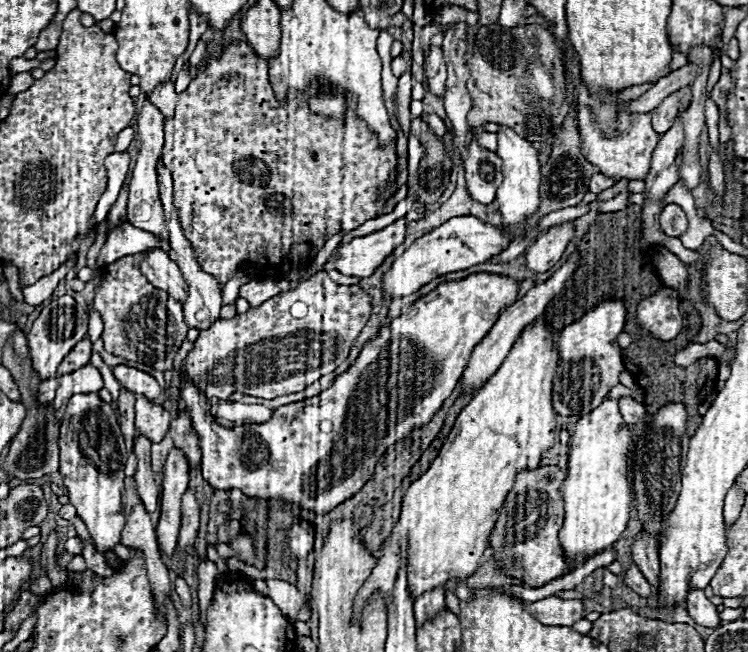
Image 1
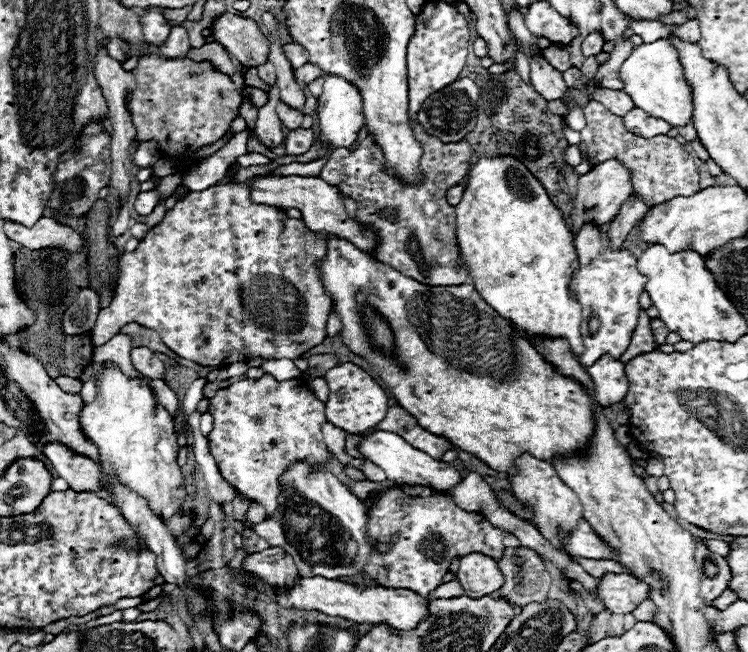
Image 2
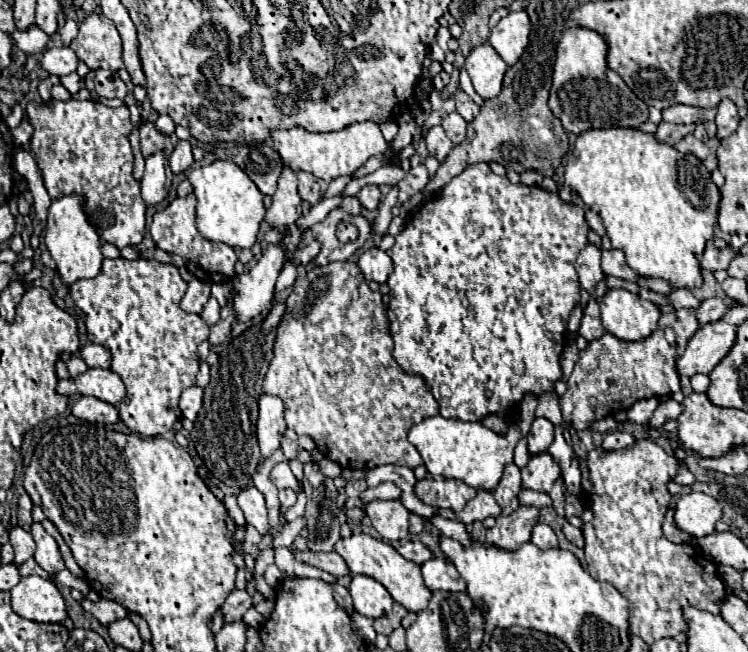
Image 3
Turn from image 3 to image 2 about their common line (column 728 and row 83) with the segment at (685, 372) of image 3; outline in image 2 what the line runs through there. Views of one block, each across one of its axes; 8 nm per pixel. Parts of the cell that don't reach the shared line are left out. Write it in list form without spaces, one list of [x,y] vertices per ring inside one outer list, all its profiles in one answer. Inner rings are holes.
[[[324,76],[324,90],[318,98],[318,122],[320,122],[320,142],[324,146],[338,146],[348,148],[358,140],[358,132],[364,126],[362,116],[362,98],[358,90],[338,76]]]

